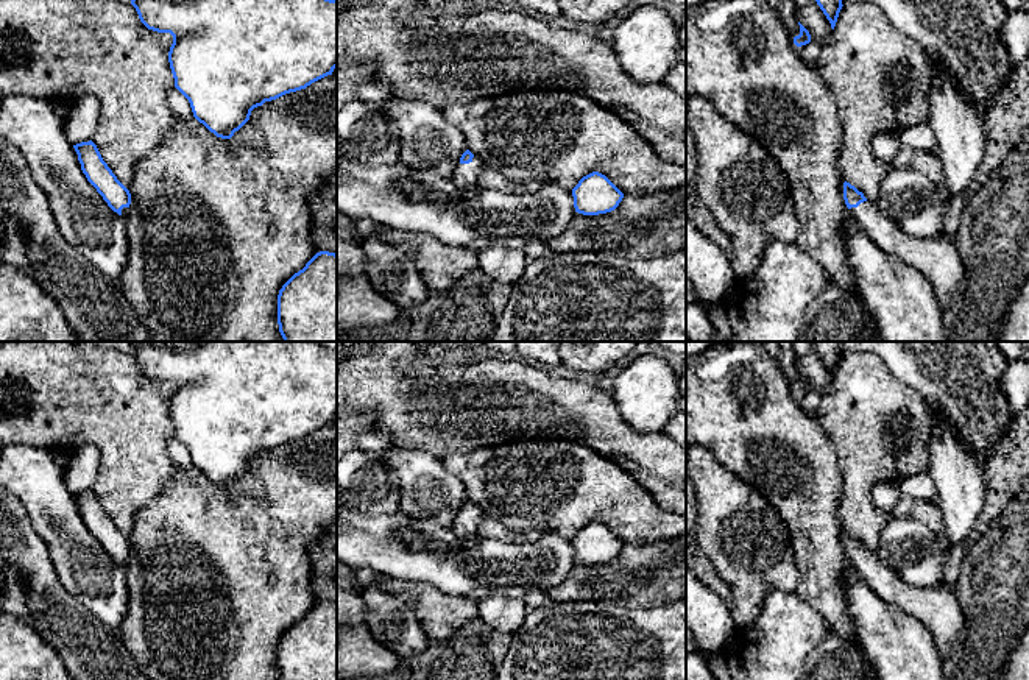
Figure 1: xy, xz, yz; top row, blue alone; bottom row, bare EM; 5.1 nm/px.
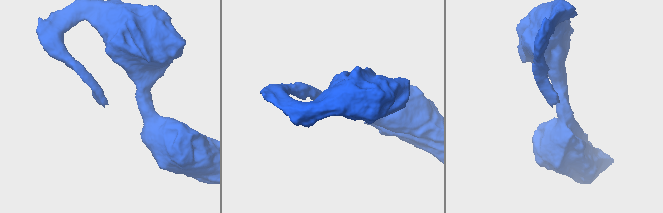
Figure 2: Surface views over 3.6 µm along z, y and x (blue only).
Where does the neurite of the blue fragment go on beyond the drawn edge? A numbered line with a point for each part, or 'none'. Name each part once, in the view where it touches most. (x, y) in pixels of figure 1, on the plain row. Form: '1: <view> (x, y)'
1: yz (937, 607)

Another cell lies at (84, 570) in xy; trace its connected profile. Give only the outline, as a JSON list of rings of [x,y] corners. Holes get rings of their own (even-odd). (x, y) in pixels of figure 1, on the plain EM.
[[[25,444],[0,448],[0,487],[22,501],[48,547],[61,585],[120,633],[128,611],[126,571],[87,530],[53,452]]]

